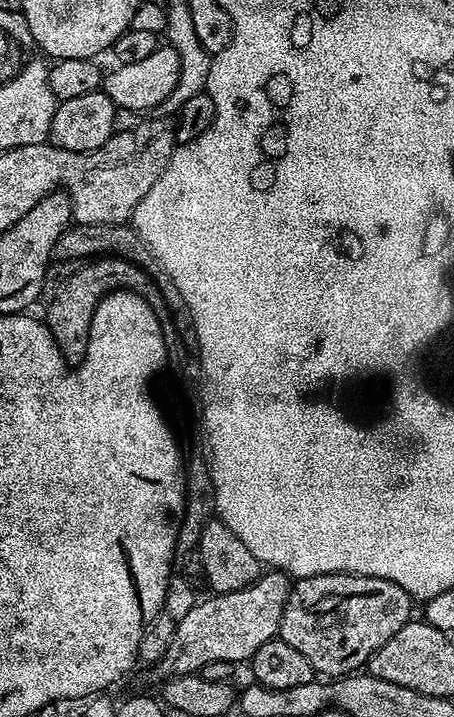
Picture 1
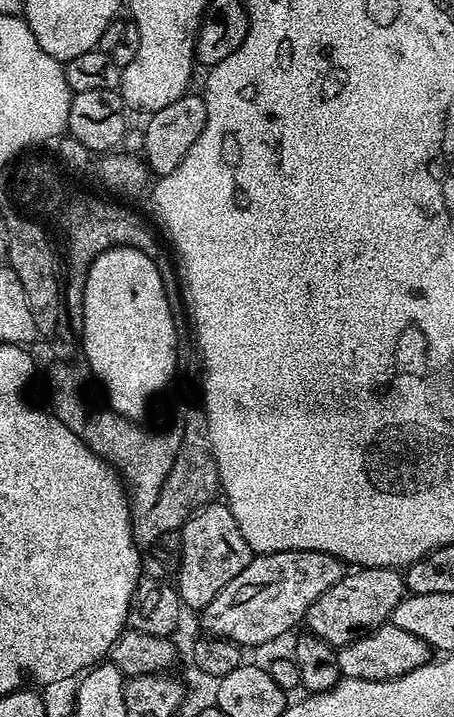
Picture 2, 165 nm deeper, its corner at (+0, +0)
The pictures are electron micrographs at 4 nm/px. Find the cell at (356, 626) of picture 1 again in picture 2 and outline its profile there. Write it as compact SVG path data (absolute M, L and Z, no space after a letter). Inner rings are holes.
M356 568L351 574L345 574L334 586L330 586L330 590L315 600L310 606L306 617L307 631L312 632L318 638L322 638L330 645L339 646L341 644L349 644L357 638L370 632L374 628L379 628L391 617L394 606L398 606L398 602L403 600L406 595L403 575L394 568Z

